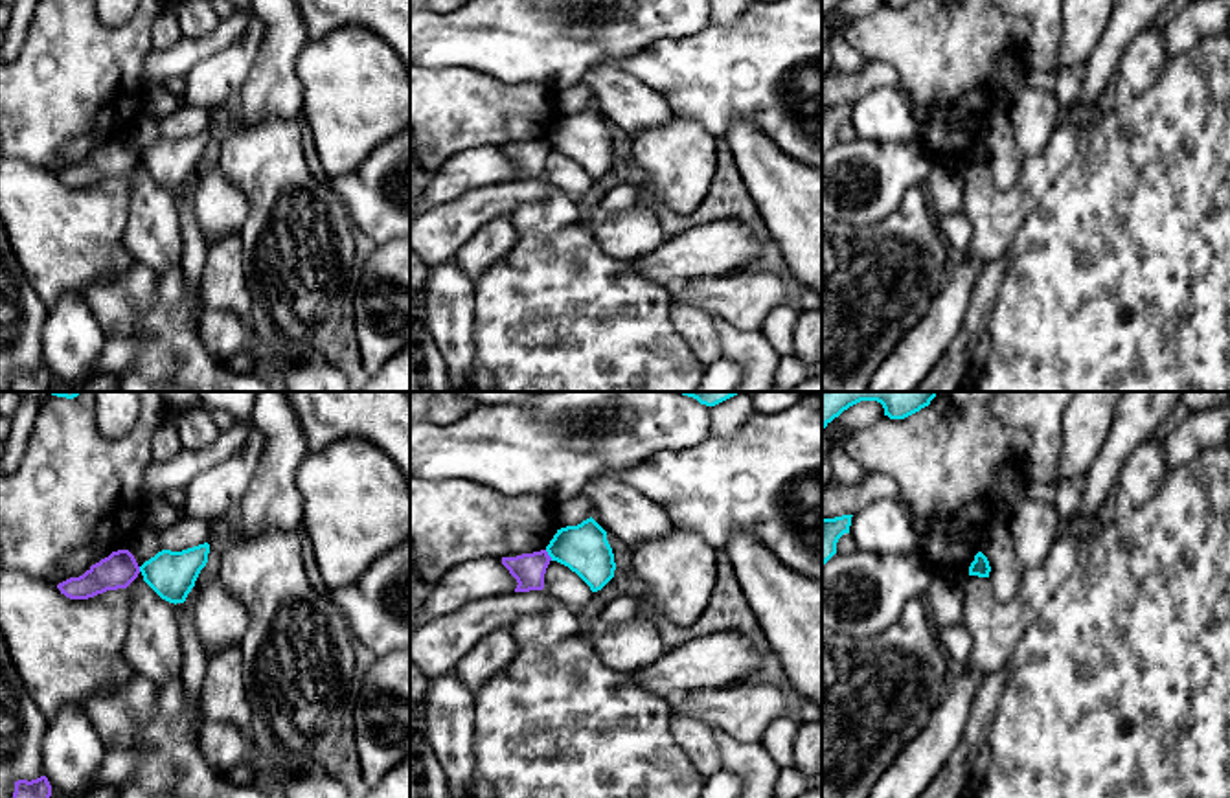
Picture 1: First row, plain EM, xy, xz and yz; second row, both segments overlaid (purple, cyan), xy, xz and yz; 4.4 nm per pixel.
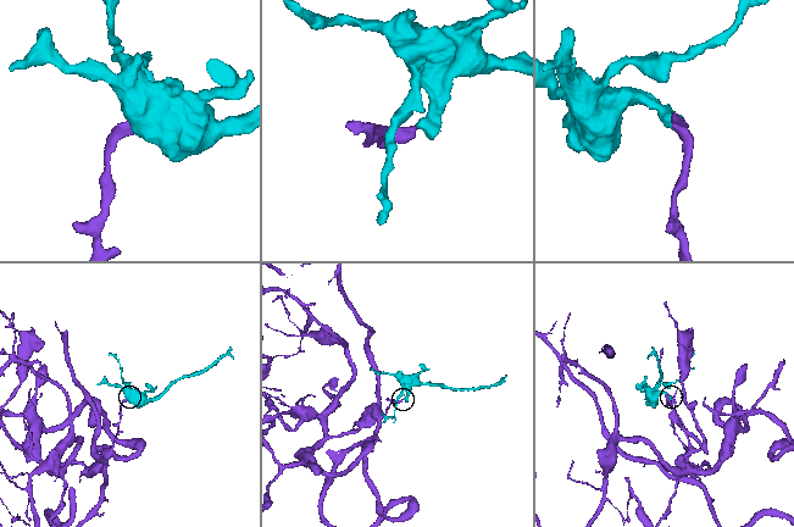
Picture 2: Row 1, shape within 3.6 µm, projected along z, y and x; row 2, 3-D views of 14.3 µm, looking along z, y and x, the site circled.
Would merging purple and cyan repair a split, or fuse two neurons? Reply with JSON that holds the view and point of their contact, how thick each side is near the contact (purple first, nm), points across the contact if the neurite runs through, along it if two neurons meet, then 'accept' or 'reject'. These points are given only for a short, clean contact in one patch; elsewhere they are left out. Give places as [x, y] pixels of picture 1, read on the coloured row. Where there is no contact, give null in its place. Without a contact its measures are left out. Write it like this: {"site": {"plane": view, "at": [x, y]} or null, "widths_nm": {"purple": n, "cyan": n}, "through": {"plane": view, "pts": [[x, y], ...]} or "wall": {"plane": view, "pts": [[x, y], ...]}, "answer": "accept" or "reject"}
{"site": {"plane": "xz", "at": [548, 556]}, "widths_nm": {"purple": 140, "cyan": 220}, "wall": {"plane": "xz", "pts": [[545, 550], [552, 559]]}, "answer": "reject"}

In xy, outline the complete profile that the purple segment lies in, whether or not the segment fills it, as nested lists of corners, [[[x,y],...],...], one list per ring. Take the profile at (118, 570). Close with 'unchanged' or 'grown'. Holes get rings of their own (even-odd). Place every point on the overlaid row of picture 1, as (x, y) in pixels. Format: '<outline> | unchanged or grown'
[[[129,550],[112,552],[92,564],[83,576],[57,585],[70,599],[88,599],[107,590],[127,588],[140,574],[140,566]]] | unchanged

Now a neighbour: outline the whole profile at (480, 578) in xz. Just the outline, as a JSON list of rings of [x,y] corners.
[[[484,557],[461,563],[450,568],[436,583],[430,598],[410,627],[410,634],[434,618],[452,614],[474,599],[513,594],[517,585],[517,579],[502,564],[500,557]]]

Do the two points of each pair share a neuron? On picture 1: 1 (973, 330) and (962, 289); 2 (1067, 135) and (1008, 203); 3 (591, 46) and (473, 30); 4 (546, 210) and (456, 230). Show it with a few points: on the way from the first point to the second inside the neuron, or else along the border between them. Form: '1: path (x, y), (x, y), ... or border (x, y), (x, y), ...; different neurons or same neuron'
1: border (984, 265), (966, 317), (951, 344); different neurons
2: path (1059, 151), (1024, 188); same neuron
3: path (561, 34), (502, 34); same neuron
4: border (548, 193), (508, 214); different neurons

